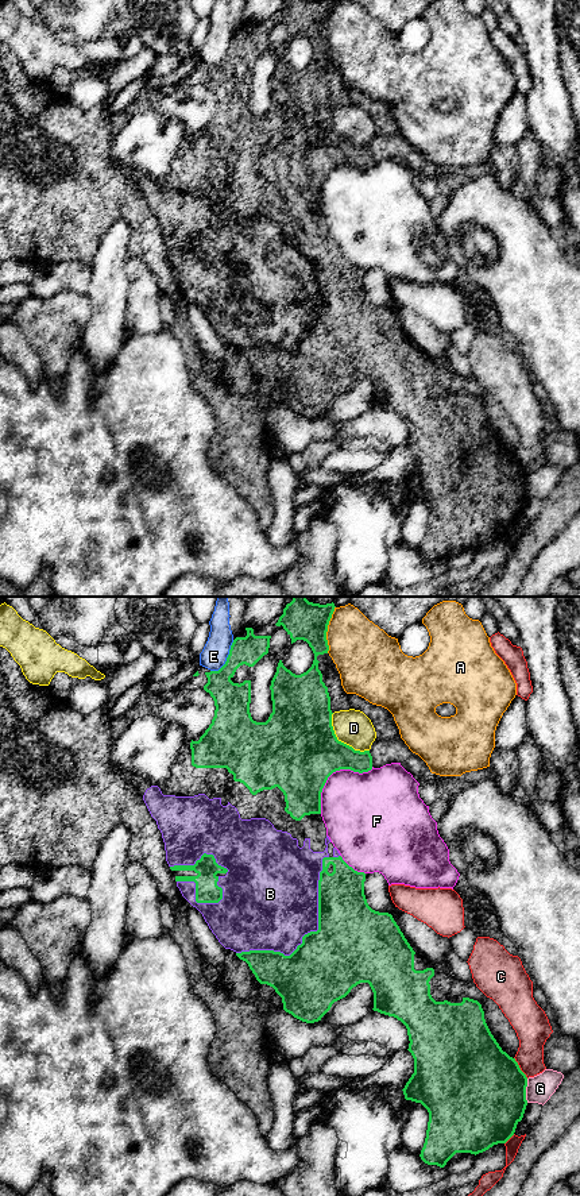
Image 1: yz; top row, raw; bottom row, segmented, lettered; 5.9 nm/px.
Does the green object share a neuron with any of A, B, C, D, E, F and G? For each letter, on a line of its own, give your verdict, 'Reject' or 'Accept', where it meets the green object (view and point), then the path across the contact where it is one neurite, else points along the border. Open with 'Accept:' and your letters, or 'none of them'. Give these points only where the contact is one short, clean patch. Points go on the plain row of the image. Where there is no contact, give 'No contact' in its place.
Accept: none of them
A: Reject. Touches green at yz (327, 24)
B: Reject. Touches green at yz (312, 327)
C: Reject. Touches green at yz (519, 463)
D: Reject. Touches green at yz (340, 137)
E: Reject. Touches green at yz (227, 54)
F: Reject. Touches green at yz (332, 168)
G: Reject. Touches green at yz (525, 486)

